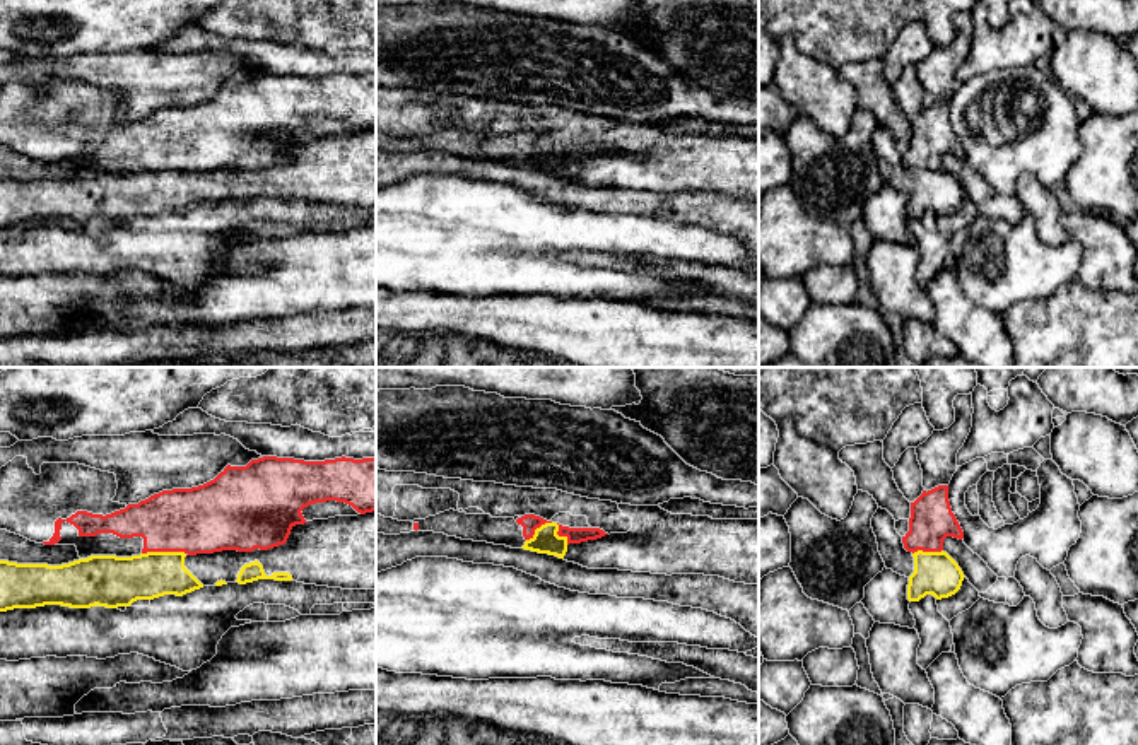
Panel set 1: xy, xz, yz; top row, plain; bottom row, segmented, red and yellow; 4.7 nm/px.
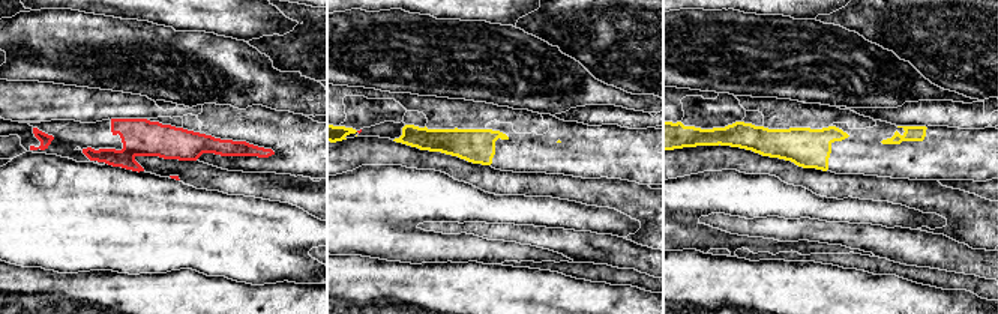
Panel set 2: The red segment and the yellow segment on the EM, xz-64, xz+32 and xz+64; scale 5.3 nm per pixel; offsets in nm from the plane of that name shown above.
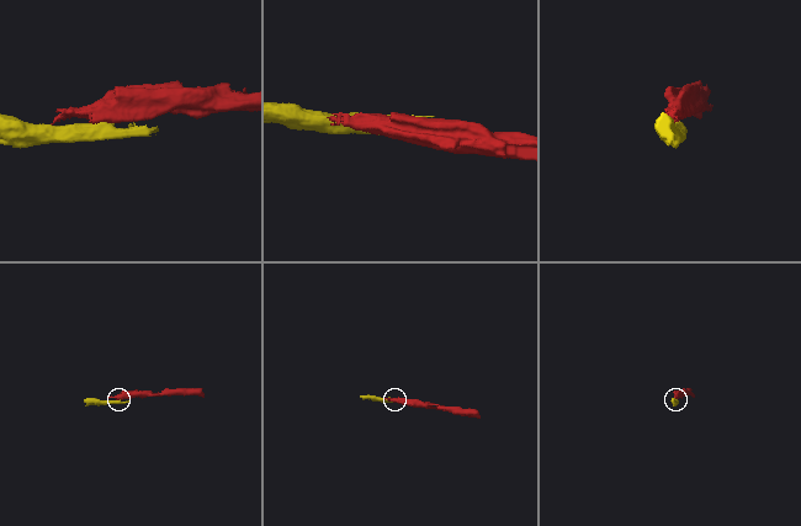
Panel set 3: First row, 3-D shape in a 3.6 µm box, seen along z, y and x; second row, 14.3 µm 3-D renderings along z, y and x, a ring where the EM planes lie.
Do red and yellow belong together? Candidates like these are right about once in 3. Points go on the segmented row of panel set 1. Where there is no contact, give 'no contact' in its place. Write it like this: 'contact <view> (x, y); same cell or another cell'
contact xy (163, 551); another cell

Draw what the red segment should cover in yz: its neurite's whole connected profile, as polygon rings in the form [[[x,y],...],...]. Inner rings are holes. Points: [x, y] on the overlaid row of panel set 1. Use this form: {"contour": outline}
{"contour": [[[907,448],[892,472],[899,490],[911,502],[909,531],[902,537],[907,552],[941,552],[947,537],[964,538],[950,507],[948,485],[938,485],[931,490],[923,487],[923,470],[916,448]]]}

